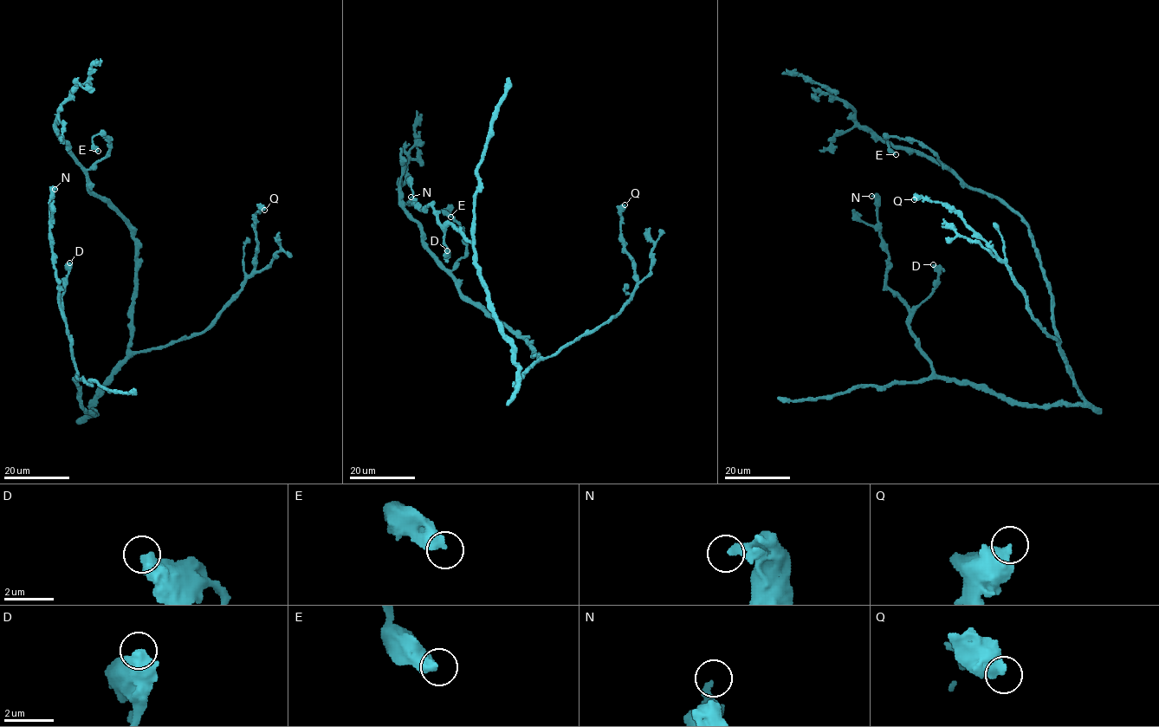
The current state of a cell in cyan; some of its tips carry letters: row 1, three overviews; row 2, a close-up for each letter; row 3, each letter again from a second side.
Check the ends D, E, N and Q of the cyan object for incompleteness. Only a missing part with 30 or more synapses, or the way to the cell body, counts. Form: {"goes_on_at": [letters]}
{"goes_on_at": []}

